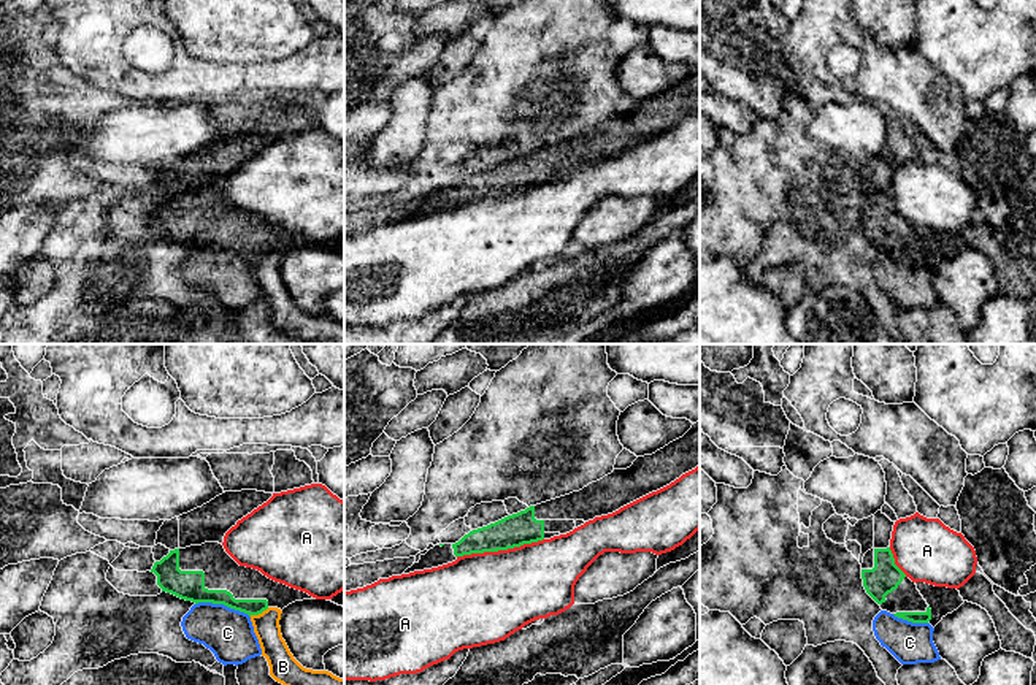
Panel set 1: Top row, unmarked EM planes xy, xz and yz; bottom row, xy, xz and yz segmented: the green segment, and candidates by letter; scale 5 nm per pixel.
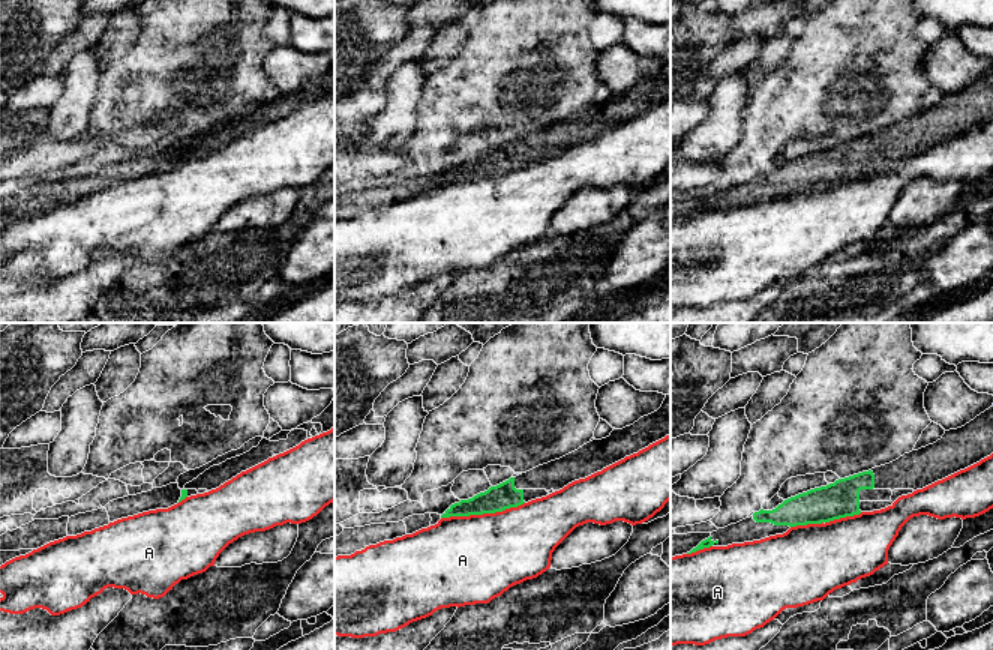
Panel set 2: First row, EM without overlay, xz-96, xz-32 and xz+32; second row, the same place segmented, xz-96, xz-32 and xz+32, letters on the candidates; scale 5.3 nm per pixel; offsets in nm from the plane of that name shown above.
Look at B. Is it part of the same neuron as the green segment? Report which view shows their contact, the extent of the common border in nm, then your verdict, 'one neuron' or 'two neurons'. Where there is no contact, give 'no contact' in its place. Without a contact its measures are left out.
contact in xy; length 110 nm; two neurons

